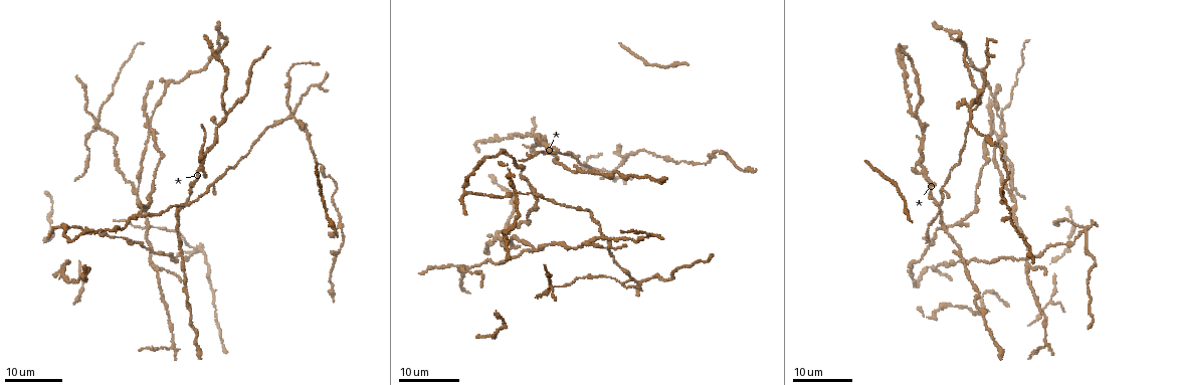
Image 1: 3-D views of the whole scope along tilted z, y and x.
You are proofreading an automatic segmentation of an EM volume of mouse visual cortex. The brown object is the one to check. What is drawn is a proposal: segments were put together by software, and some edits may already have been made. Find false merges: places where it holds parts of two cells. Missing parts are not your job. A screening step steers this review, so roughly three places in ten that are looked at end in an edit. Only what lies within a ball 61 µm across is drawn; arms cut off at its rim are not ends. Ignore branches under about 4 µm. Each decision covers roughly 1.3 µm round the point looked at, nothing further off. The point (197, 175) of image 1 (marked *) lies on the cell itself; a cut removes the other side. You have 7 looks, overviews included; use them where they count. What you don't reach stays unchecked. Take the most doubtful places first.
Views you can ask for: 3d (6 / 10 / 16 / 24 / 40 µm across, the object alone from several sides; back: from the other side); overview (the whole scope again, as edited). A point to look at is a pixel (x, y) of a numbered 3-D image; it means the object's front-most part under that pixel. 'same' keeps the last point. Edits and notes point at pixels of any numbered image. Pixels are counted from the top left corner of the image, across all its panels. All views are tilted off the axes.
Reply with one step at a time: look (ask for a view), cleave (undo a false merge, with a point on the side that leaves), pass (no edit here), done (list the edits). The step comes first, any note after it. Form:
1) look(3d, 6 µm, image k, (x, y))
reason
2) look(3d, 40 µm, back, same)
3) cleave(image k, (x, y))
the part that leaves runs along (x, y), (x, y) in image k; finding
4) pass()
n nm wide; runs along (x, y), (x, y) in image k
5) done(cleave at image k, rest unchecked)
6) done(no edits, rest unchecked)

look(3d, 16 µm, image 1, (642, 283))
four arms meet

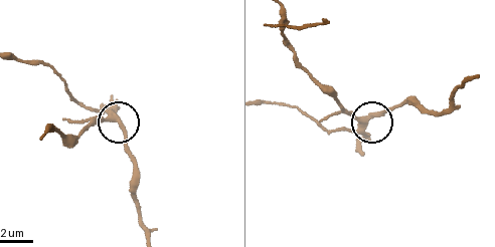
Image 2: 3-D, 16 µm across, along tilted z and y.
look(3d, 6 µm, image 2, (116, 118))

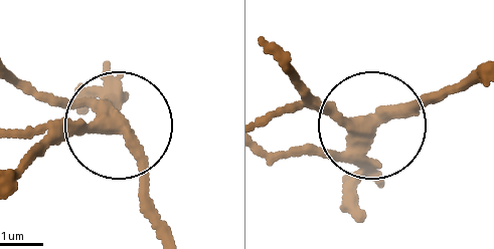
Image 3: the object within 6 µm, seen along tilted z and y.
cleave(image 3, (145, 185))
4 arms; a second cell is stuck on

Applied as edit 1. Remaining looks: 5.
look(overview)

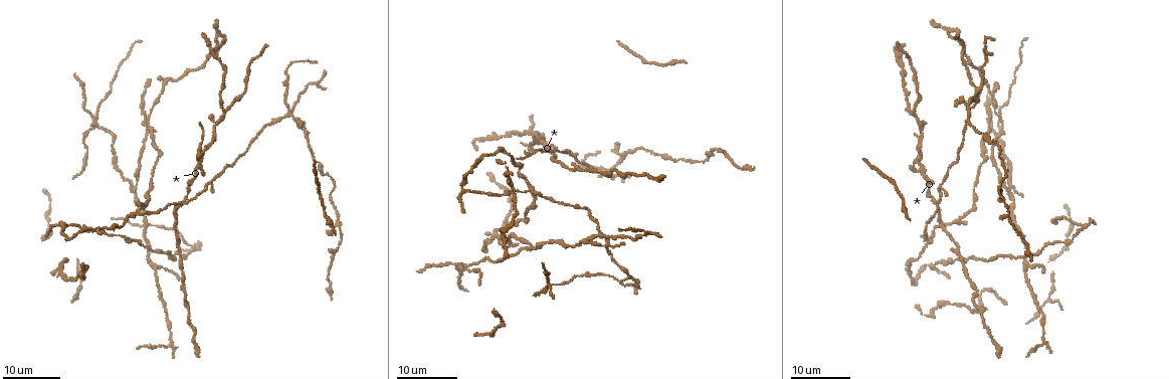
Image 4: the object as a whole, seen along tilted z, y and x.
look(3d, 16 µm, image 4, (289, 112))

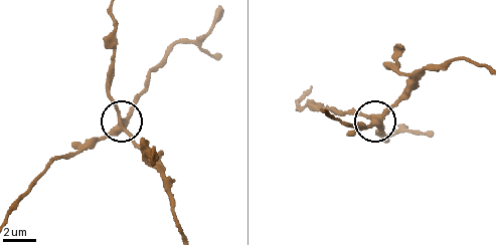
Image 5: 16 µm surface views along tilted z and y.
look(3d, 6 µm, image 5, (122, 118))

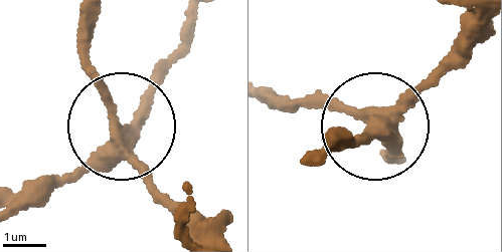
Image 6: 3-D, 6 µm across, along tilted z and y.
cleave(image 6, (66, 179))
4 arms; the part that leaves runs along (120, 145), (11, 204) in image 6; a second cell is stuck on

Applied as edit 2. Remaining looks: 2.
look(3d, 24 µm, image 4, (913, 116))
arms part here

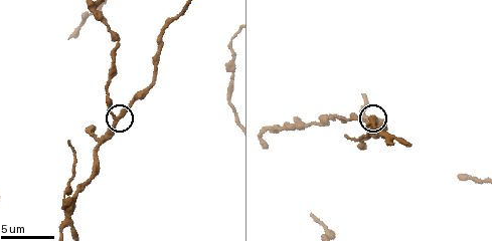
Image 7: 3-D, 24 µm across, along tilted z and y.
look(3d, 6 µm, image 7, (118, 115))

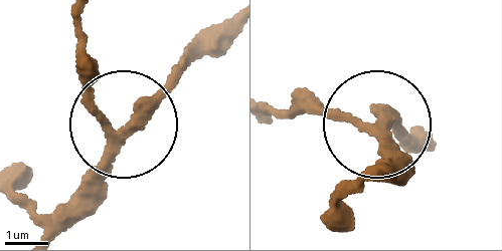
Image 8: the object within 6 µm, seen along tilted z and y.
pass()
side arm 18 µm; runs along (41, 230), (122, 129), (79, 63) in image 8; one cell here

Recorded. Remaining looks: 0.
done(cleave at image 3, cleave at image 6, rest unchecked)

